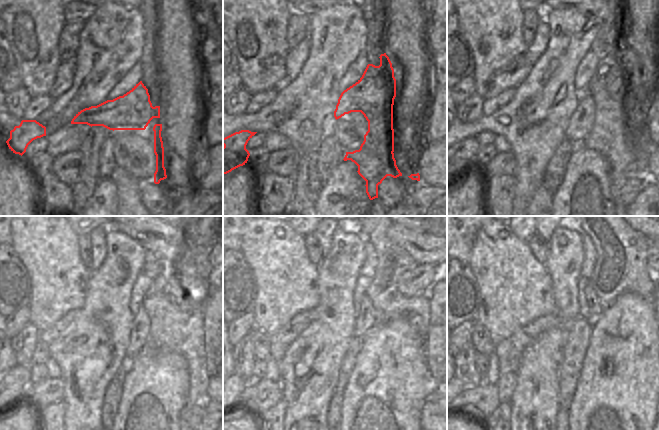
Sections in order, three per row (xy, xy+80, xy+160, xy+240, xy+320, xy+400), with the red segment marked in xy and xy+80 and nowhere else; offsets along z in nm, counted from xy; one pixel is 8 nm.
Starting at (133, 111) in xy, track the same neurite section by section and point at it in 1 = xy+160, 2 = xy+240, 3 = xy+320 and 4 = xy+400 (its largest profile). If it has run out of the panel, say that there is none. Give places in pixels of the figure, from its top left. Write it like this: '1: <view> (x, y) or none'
1: xy+160 (627, 151)
2: xy+240 (177, 327)
3: xy+320 (393, 261)
4: xy+400 (622, 253)

